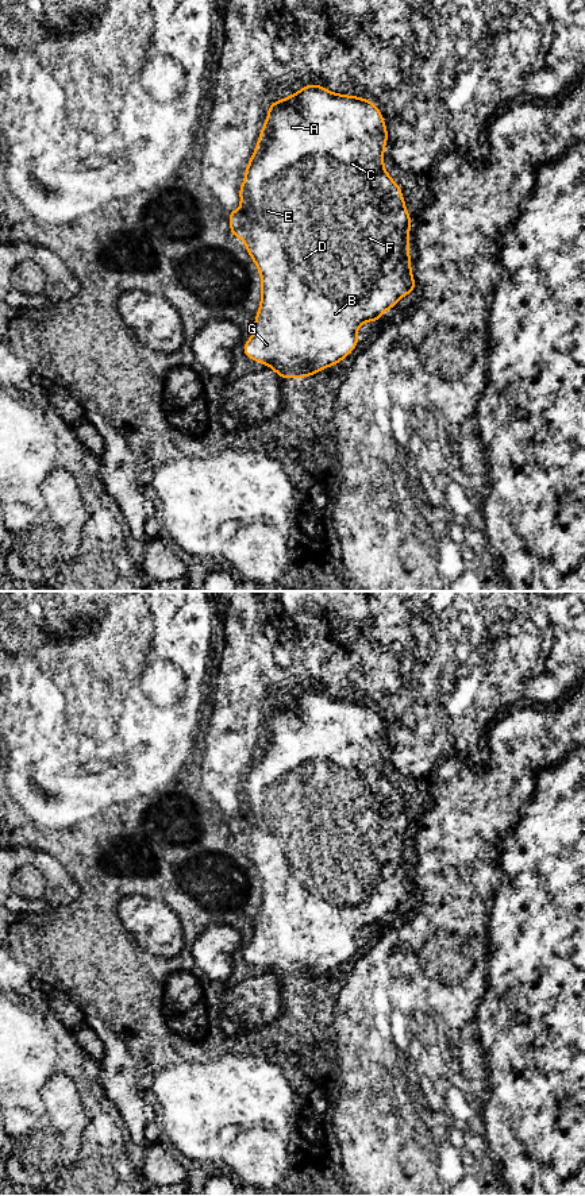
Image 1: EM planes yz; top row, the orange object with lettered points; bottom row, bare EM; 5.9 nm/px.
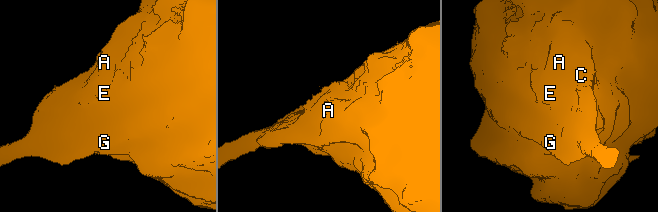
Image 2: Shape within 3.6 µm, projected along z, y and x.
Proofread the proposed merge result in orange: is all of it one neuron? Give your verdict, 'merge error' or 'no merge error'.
no merge error

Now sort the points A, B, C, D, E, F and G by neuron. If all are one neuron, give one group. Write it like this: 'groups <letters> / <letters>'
groups A B C D E F G

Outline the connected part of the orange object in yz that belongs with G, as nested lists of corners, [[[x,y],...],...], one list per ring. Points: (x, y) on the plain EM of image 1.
[[[309,688],[295,699],[270,709],[268,724],[261,734],[253,761],[245,773],[245,787],[239,791],[240,814],[228,815],[231,841],[246,848],[250,863],[255,867],[261,886],[261,910],[255,921],[254,938],[243,949],[243,958],[251,964],[270,971],[278,983],[305,983],[315,980],[324,972],[331,972],[354,956],[362,944],[355,938],[362,927],[378,926],[386,914],[395,913],[404,899],[415,896],[415,883],[409,863],[411,821],[405,814],[403,796],[384,773],[384,752],[388,746],[386,729],[376,709],[367,703],[346,701]]]

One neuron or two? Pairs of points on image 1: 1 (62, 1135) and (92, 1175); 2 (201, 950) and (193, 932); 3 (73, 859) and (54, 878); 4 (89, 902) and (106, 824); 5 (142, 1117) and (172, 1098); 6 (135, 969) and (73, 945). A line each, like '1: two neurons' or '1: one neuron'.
1: two neurons
2: two neurons
3: two neurons
4: one neuron
5: two neurons
6: one neuron

